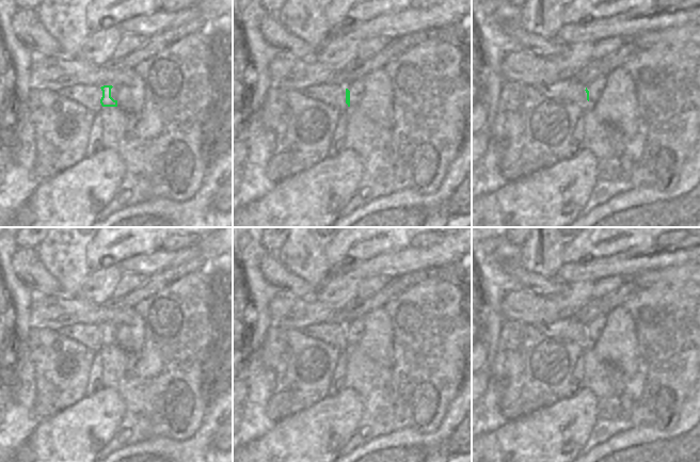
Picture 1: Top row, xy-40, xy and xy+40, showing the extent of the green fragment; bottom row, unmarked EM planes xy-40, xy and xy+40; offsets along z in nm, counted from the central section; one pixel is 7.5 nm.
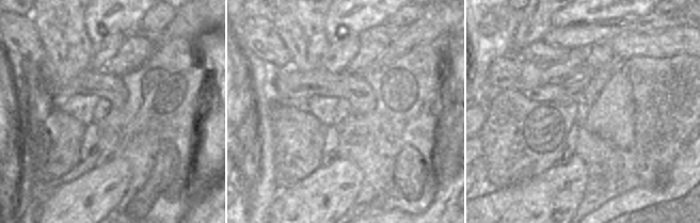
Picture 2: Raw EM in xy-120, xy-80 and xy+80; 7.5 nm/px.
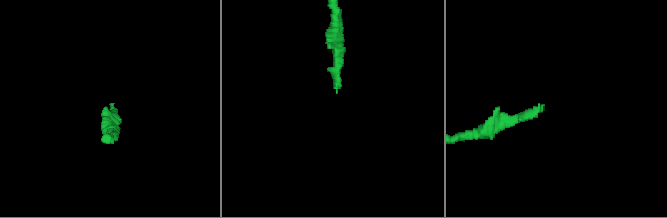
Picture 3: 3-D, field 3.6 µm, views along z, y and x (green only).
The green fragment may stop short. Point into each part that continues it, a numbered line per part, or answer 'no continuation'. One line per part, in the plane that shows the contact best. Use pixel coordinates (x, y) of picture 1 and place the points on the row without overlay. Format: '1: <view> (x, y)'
1: xy (355, 327)

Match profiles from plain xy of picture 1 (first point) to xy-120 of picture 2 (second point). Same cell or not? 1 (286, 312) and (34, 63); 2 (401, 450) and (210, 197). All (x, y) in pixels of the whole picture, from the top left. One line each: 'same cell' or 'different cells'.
1: different cells
2: same cell

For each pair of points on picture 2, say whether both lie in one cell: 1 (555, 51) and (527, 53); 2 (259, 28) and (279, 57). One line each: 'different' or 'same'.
1: same
2: same

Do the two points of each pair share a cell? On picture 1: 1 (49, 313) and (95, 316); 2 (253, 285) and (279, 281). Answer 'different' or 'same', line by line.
1: same
2: different

